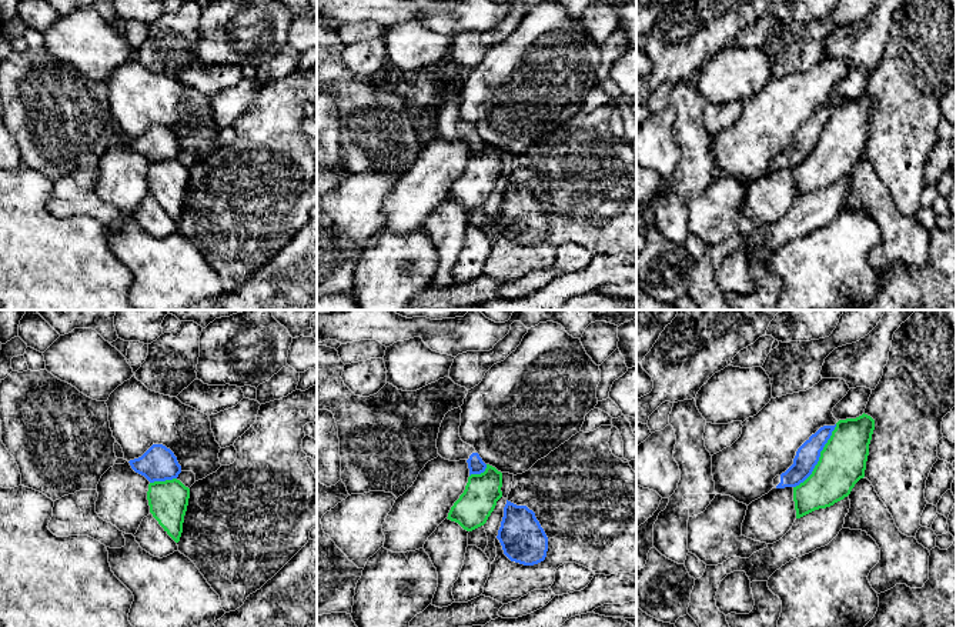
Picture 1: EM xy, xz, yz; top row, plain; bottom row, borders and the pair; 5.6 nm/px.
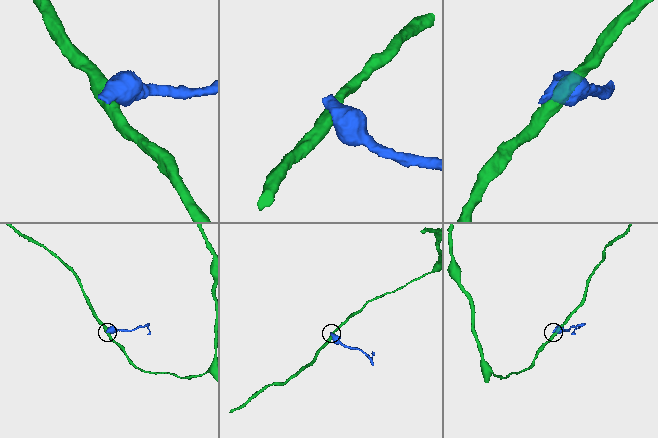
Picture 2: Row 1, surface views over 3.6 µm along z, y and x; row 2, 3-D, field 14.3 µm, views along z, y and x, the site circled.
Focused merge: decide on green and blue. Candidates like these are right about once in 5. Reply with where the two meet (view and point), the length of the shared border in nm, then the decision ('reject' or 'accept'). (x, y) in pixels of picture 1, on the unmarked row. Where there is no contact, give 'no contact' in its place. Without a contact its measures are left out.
yz (819, 137) | 440 nm | reject

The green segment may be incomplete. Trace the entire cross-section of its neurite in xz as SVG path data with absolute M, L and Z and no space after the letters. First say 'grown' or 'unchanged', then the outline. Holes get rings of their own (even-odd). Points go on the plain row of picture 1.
unchanged; M487 144L484 153L468 157L464 173L454 183L447 199L467 211L484 206L502 177L501 167L502 153Z

